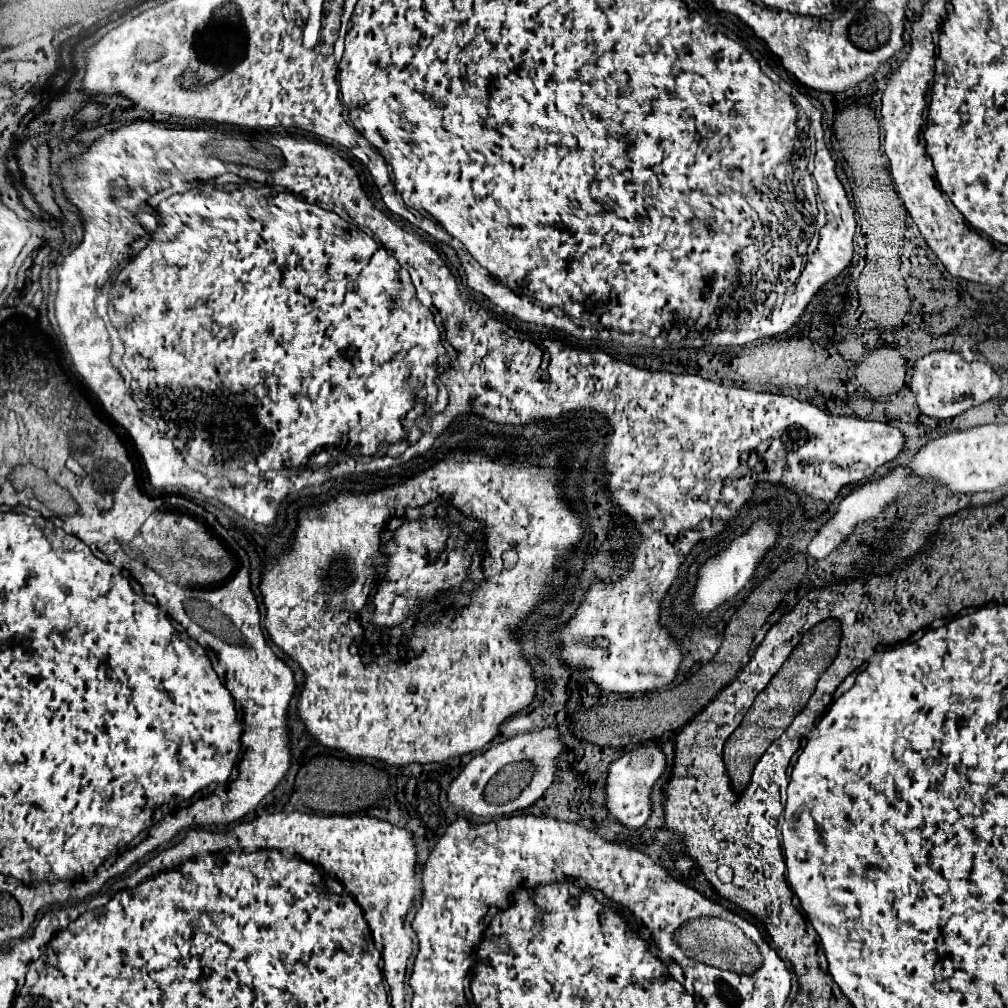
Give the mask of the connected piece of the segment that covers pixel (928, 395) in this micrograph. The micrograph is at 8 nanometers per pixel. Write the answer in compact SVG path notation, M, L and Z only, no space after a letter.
M934 350L912 364L910 390L916 396L920 410L940 420L954 418L962 414L966 408L978 406L998 396L1000 388L1002 388L1000 376L994 372L994 368L988 362L982 362L982 360L966 362L958 352L952 352L952 350Z

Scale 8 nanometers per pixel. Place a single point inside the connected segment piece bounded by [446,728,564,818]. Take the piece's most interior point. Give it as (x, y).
(540, 749)

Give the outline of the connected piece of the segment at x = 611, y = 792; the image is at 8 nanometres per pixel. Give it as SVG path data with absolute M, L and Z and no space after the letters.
M638 746L626 752L622 758L614 760L610 764L606 786L604 786L604 794L606 794L604 808L606 808L608 818L618 820L628 830L640 828L650 816L650 790L656 778L660 778L660 774L664 772L664 766L666 766L664 754L656 746Z

